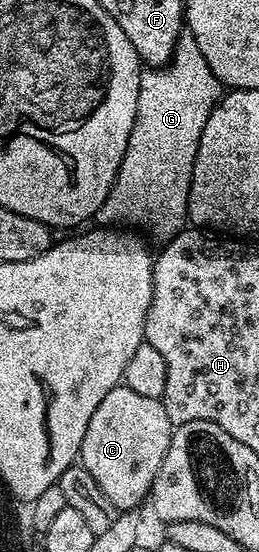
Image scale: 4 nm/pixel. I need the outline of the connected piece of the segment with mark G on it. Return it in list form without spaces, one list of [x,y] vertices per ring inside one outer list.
[[[187,29],[176,40],[174,55],[165,66],[143,69],[132,136],[128,136],[118,175],[96,215],[103,227],[117,227],[117,222],[143,226],[158,244],[181,232],[190,213],[190,181],[200,132],[204,132],[204,124],[223,93],[222,83],[200,56],[200,48]]]

